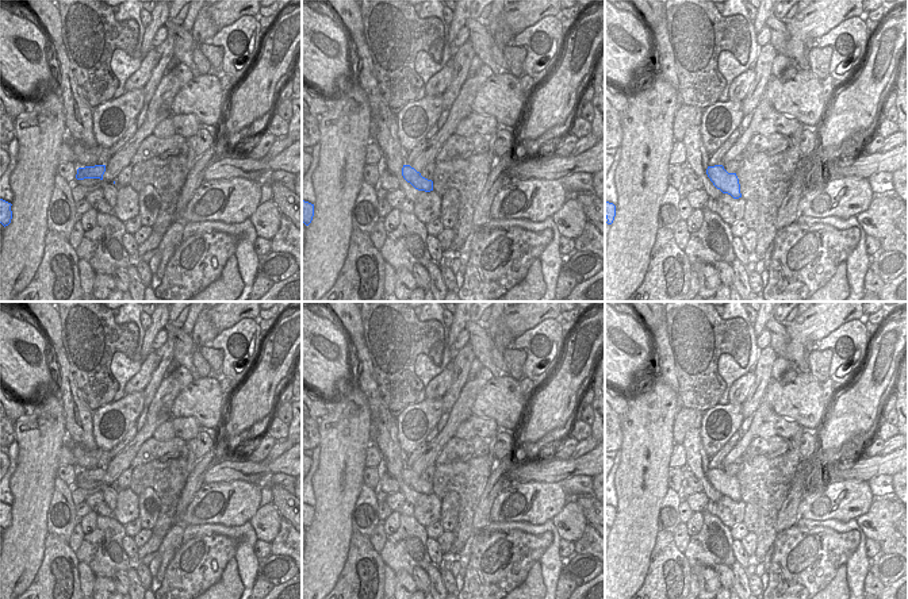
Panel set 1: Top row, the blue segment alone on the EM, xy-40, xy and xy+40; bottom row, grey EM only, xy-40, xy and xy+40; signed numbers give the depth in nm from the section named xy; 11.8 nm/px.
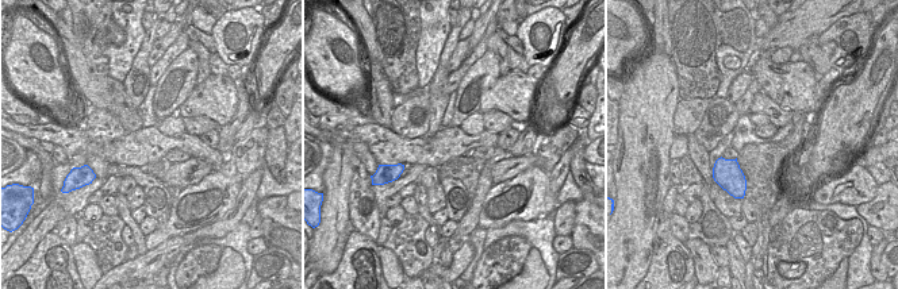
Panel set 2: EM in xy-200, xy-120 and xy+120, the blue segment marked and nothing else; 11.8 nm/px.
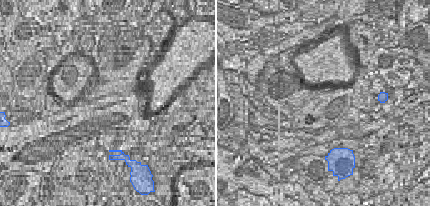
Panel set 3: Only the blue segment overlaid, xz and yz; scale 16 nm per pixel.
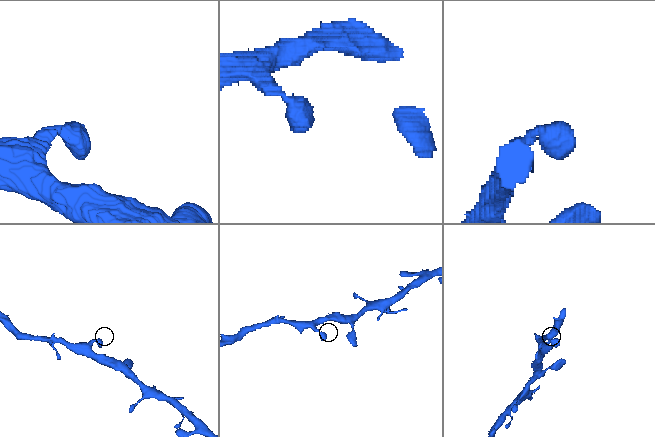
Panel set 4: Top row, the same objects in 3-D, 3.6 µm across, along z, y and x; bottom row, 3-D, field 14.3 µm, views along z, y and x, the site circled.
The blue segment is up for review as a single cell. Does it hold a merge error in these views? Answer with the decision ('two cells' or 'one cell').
one cell

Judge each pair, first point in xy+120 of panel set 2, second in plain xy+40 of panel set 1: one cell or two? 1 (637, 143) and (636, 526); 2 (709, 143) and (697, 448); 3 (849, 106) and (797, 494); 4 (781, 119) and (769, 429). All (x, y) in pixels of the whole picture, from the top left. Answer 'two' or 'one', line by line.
1: one
2: two
3: two
4: two

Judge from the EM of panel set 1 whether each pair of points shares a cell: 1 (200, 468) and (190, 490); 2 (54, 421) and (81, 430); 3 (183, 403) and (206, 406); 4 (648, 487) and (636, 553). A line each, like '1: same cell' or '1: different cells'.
1: same cell
2: different cells
3: same cell
4: same cell

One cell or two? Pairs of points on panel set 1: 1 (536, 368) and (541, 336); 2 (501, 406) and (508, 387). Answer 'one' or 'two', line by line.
1: one
2: one

